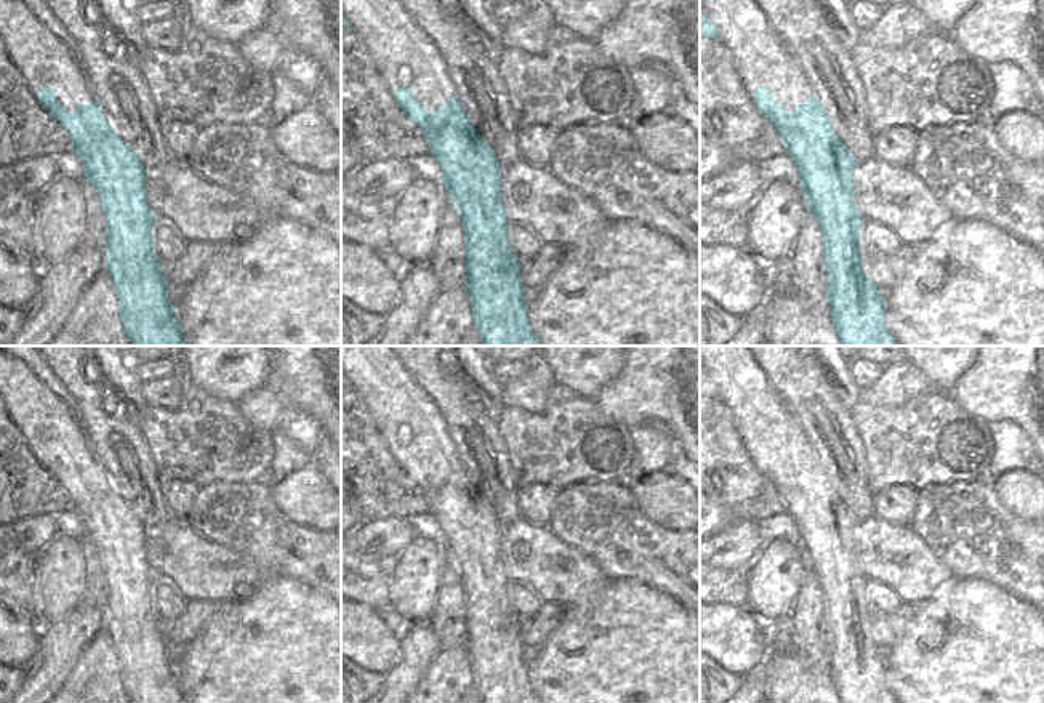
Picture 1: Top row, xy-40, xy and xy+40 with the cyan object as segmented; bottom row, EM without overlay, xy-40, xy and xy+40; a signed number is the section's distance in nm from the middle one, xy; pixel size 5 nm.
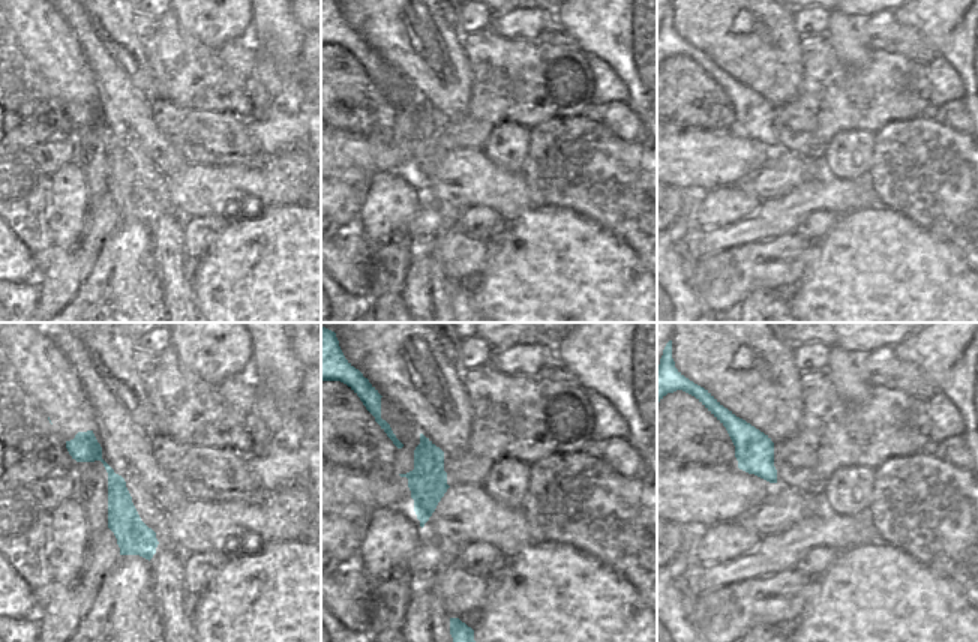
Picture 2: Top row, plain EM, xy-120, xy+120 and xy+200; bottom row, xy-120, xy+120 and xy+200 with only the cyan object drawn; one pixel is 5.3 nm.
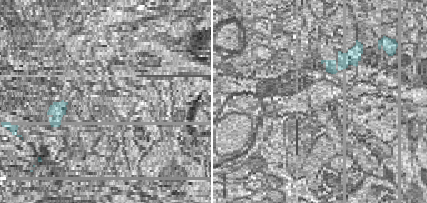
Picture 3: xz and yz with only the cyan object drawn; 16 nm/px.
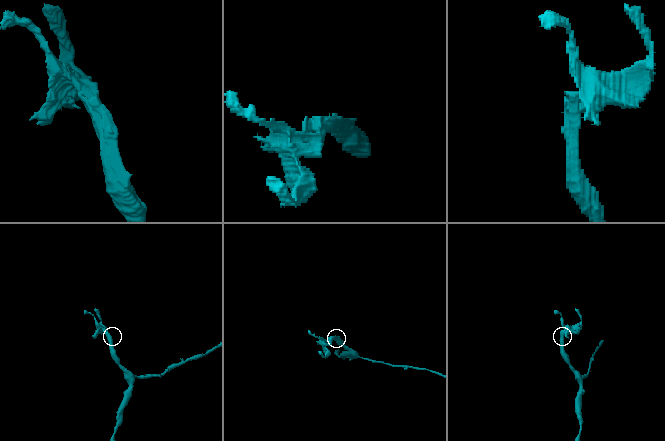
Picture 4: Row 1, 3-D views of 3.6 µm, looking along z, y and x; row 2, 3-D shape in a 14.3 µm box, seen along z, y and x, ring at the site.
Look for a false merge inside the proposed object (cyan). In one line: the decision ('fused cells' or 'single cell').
fused cells

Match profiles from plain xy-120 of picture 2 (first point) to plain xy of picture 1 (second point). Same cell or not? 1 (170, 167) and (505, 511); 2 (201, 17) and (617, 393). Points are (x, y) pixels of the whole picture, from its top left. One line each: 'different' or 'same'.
1: same
2: different

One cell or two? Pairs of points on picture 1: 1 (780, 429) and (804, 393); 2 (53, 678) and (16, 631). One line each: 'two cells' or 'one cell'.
1: two cells
2: two cells

